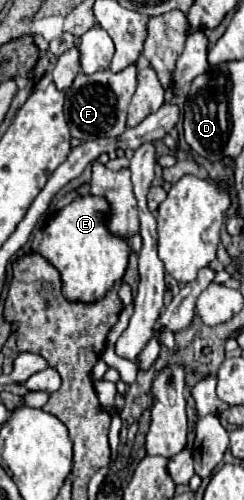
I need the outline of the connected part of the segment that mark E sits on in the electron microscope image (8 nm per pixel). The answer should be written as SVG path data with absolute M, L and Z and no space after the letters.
M83 195L73 199L61 211L57 211L55 217L43 229L43 237L37 251L53 267L59 269L63 293L69 301L95 303L123 279L131 247L125 237L119 237L109 231L109 213L111 205L107 203L107 199Z

